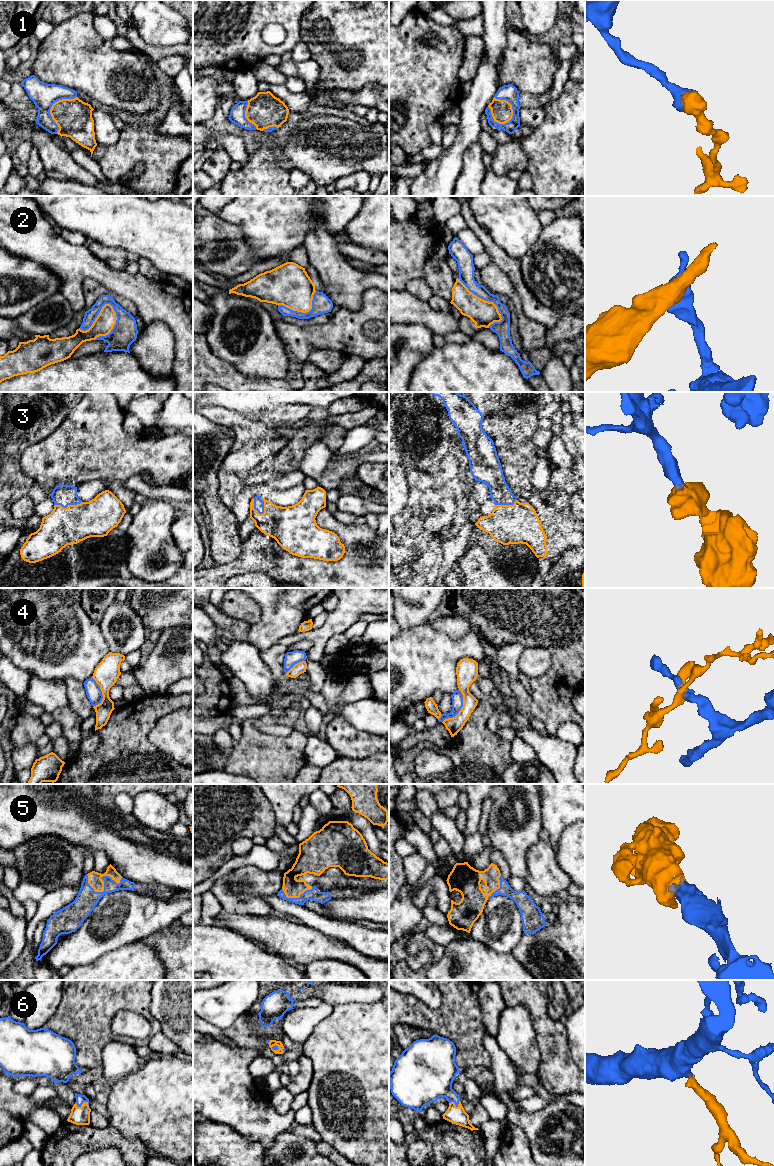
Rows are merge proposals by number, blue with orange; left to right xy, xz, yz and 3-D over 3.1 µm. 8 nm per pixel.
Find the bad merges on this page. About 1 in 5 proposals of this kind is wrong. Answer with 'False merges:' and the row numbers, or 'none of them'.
False merges: 2, 4

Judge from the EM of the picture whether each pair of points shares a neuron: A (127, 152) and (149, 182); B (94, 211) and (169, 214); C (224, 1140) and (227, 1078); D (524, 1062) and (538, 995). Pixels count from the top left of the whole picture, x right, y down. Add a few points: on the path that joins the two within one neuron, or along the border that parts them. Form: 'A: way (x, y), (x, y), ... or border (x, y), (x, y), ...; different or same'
A: way (137, 152), (149, 164), (149, 172); same
B: way (113, 212), (116, 214), (150, 214); same
C: border (206, 1120), (230, 1125), (245, 1137); different
D: border (518, 1003), (525, 1006), (530, 1014), (538, 1045); different

